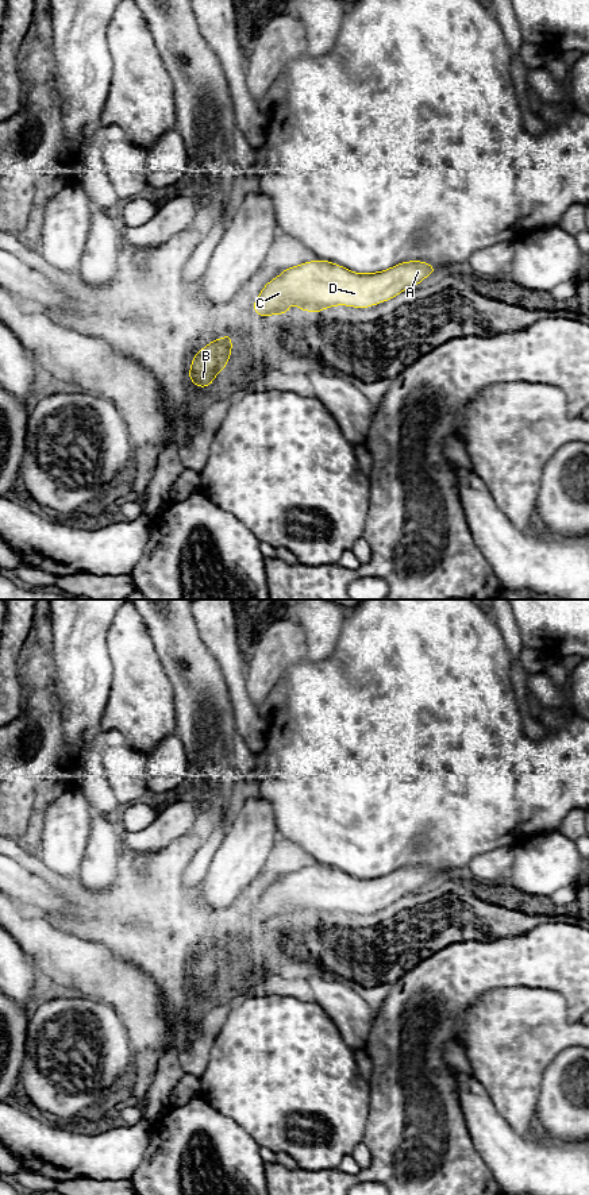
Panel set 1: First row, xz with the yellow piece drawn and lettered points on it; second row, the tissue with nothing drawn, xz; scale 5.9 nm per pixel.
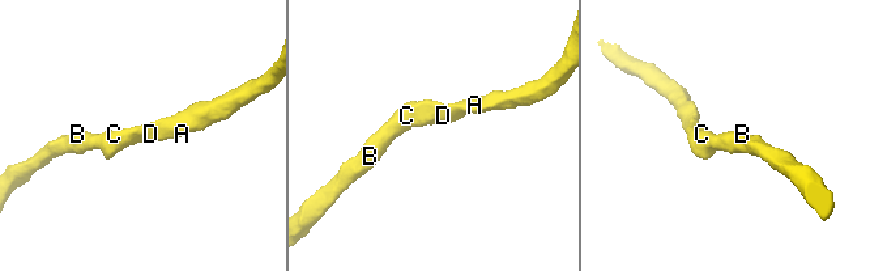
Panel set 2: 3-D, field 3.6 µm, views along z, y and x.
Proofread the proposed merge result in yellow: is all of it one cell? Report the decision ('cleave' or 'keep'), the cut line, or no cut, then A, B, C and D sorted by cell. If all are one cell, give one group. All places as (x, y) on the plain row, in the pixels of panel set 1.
keep; cut none; groups A B C D

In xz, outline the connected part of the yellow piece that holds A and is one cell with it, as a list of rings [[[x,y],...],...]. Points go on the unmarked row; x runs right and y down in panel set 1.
[[[308,866],[299,871],[285,874],[278,882],[269,886],[254,906],[253,914],[258,921],[266,922],[270,920],[288,918],[292,907],[299,910],[294,913],[296,915],[303,914],[312,918],[336,910],[369,913],[392,905],[409,891],[419,890],[424,883],[435,876],[435,871],[420,866],[408,866],[384,876],[366,879],[354,878],[328,866]]]

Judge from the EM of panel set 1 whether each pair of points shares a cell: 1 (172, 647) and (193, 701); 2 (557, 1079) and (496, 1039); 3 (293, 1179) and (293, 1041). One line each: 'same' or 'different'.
1: same
2: different
3: different

